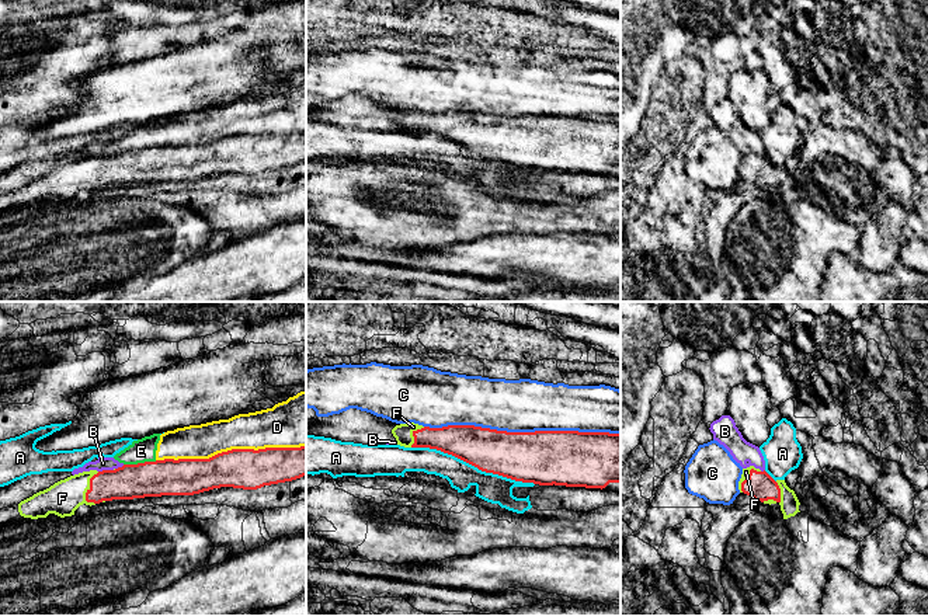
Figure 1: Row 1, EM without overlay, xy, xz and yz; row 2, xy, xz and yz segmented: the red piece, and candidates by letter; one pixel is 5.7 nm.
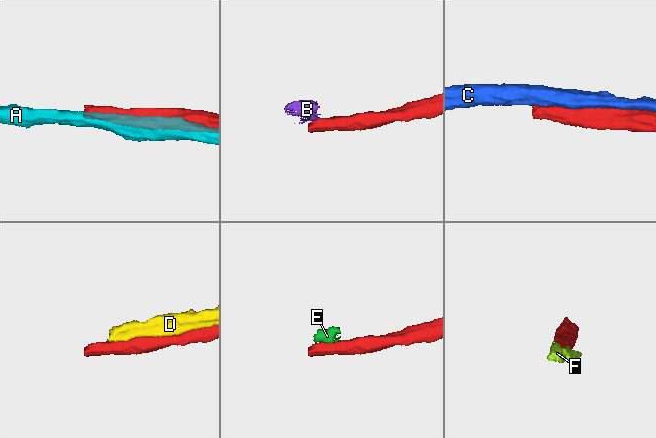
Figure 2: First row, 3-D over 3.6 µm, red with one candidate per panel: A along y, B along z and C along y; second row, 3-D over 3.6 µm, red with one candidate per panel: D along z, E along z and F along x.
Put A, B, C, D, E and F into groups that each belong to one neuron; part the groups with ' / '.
A / B D E / C / F

